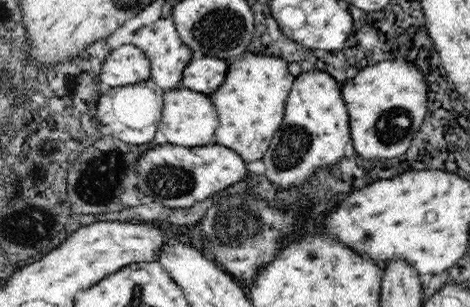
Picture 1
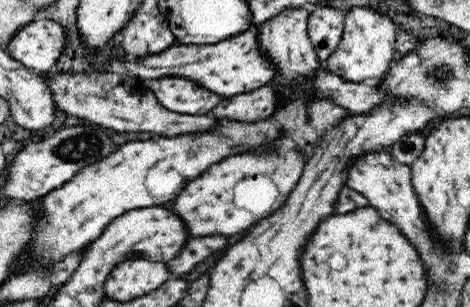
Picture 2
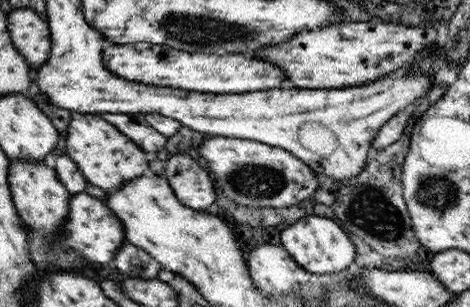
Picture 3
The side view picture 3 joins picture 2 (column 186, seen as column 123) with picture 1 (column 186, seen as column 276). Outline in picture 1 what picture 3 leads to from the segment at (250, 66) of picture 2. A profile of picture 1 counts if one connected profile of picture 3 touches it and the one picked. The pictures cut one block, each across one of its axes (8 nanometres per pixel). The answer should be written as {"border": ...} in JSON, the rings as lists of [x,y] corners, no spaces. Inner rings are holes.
{"border":[[[194,58],[182,72],[184,88],[210,96],[216,88],[220,88],[222,80],[226,78],[226,62],[228,60],[220,58]]]}

